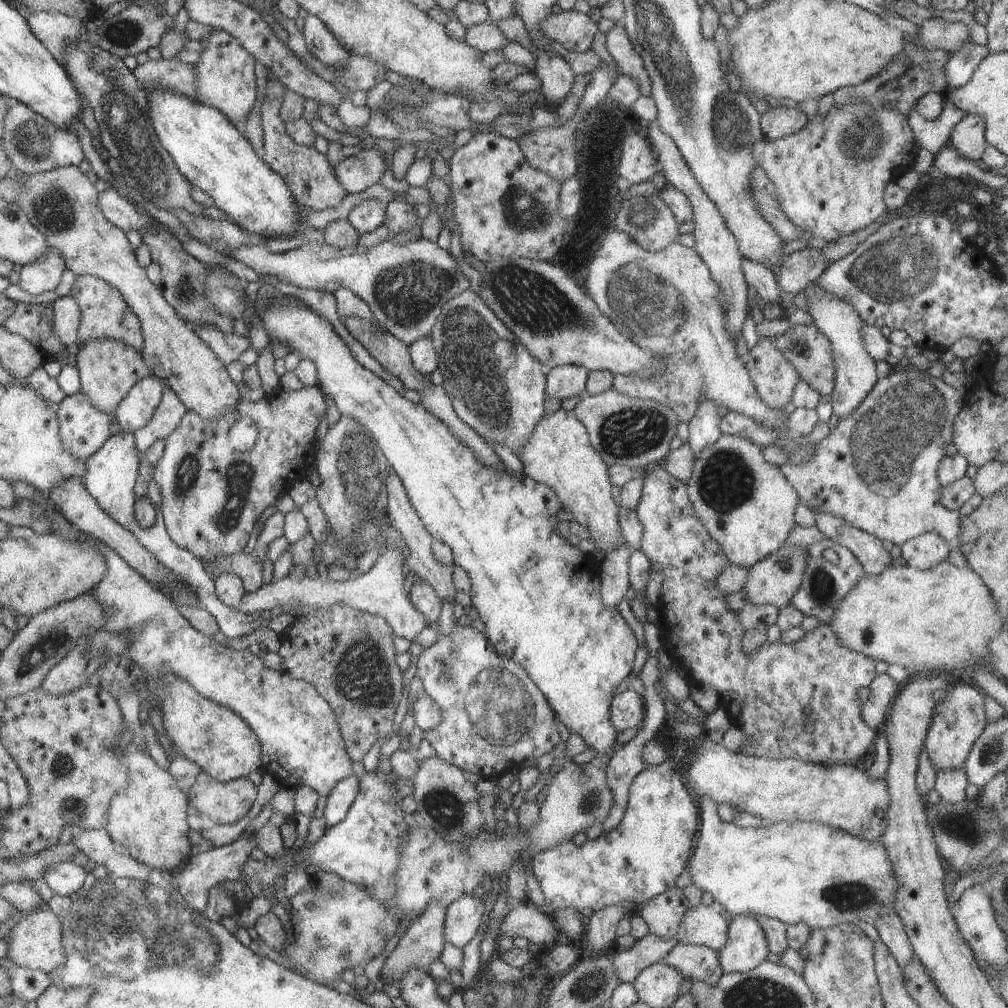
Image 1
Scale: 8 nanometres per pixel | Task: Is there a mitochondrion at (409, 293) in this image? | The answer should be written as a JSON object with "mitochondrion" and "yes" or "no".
{"mitochondrion":"yes"}

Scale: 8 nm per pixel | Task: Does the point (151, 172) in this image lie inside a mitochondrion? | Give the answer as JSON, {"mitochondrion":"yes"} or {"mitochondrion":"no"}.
{"mitochondrion":"yes"}

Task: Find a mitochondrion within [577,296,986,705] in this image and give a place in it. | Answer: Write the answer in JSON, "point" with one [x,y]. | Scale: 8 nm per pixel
{"point":[887,443]}

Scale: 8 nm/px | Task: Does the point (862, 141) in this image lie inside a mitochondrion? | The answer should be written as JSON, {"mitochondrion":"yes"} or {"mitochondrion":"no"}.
{"mitochondrion":"yes"}

